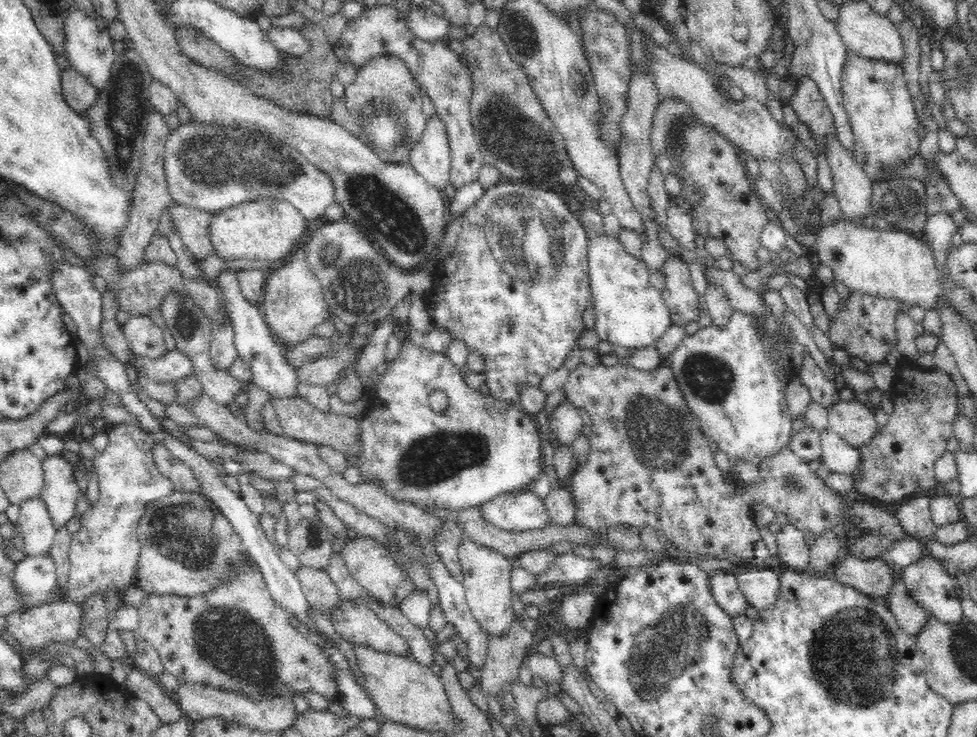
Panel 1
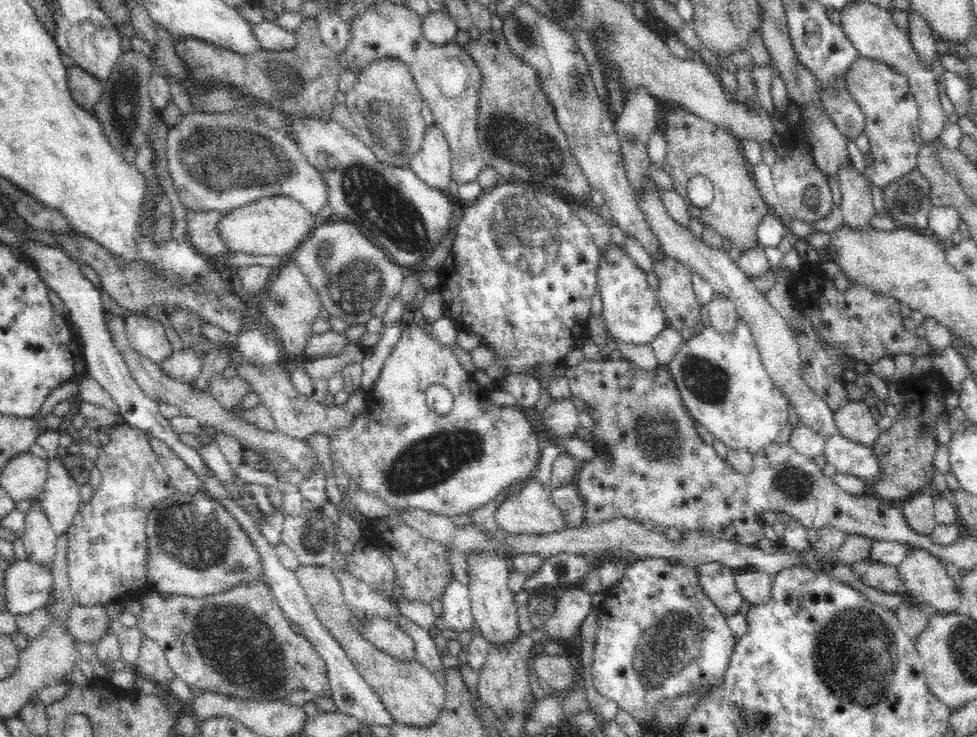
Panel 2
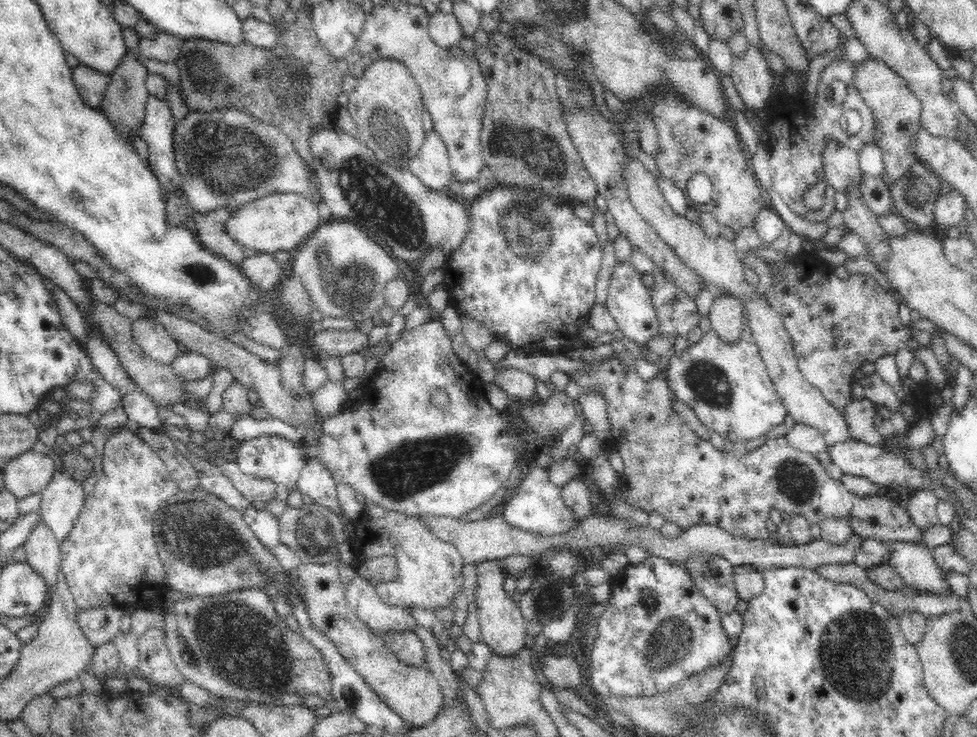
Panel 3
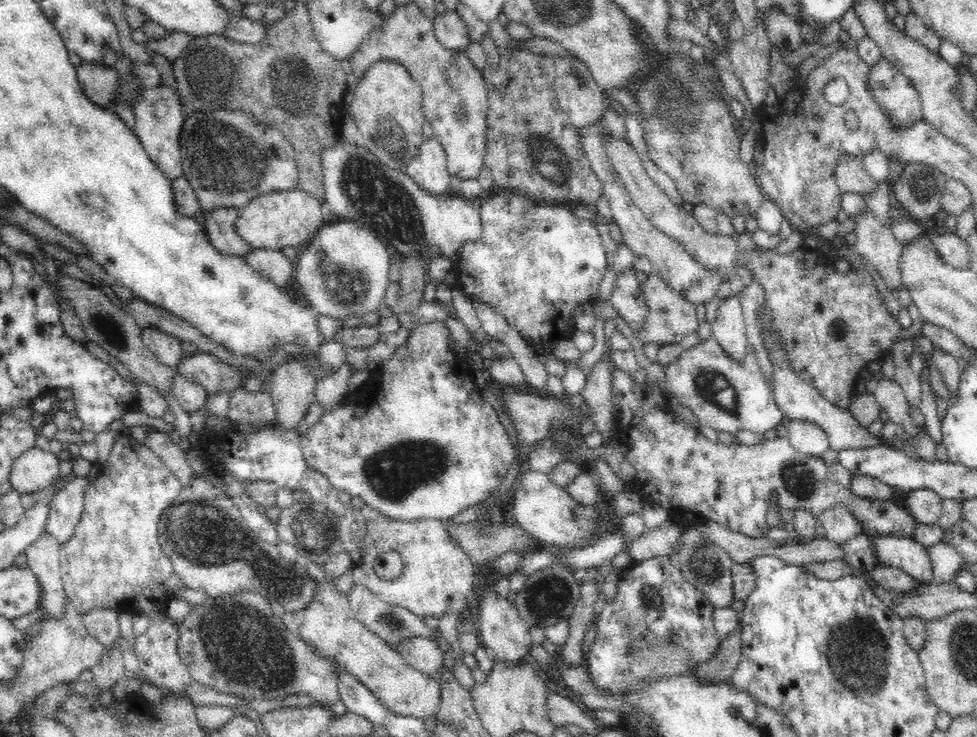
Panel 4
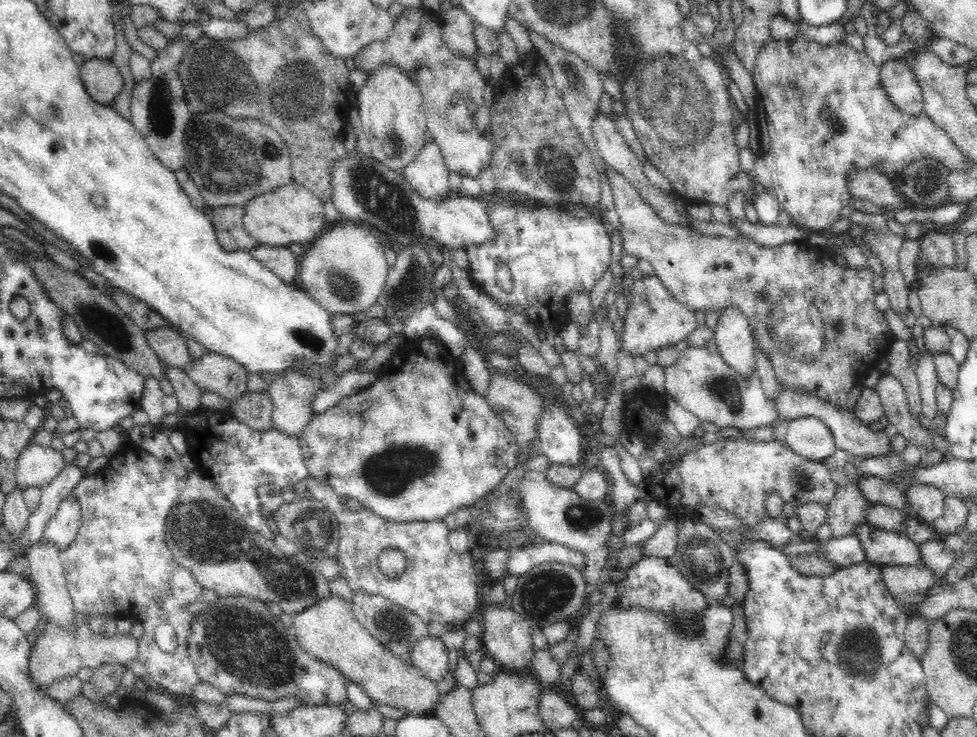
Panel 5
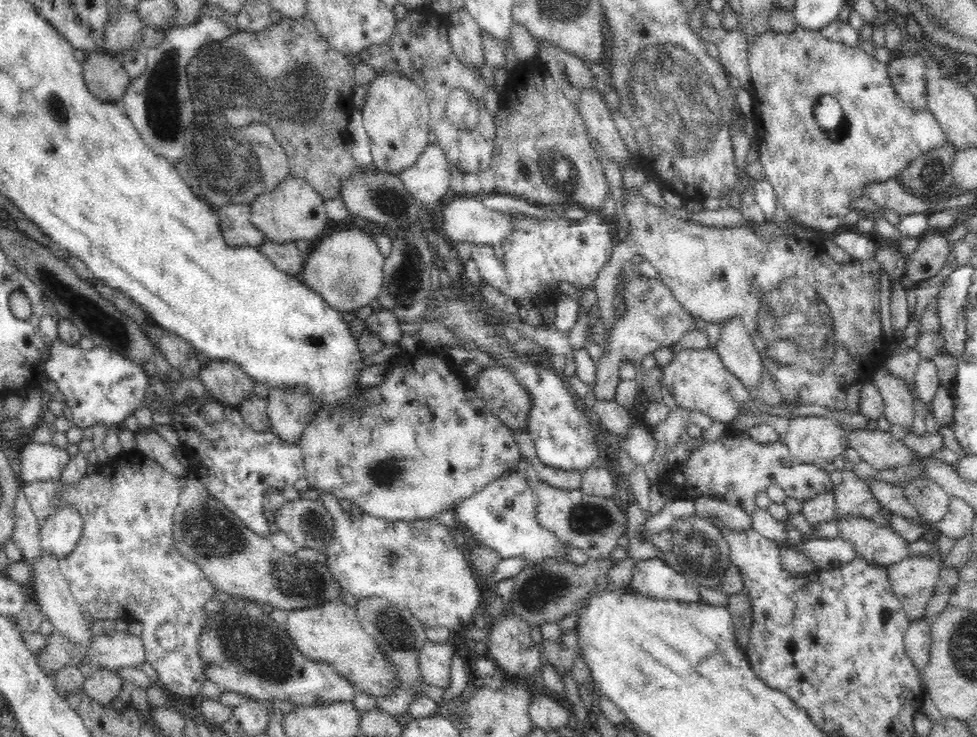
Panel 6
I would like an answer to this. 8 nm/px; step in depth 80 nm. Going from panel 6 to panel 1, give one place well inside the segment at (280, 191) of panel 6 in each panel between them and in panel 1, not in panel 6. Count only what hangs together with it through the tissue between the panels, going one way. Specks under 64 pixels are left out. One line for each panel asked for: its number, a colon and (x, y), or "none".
1: (264, 229)
2: (272, 226)
3: (279, 222)
4: (280, 219)
5: (291, 214)

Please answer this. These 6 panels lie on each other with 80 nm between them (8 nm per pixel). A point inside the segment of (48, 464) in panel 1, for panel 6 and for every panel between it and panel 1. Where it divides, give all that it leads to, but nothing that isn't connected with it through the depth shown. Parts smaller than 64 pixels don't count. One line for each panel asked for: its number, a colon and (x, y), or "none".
2: (60, 498)
3: (62, 500)
4: (67, 504)
5: (61, 530)
6: (60, 533)

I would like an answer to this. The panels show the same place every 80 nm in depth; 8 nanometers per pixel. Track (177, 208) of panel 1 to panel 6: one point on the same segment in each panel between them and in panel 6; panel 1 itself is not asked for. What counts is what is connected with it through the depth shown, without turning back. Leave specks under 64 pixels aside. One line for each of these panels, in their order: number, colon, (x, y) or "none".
2: (202, 230)
3: (211, 227)
4: (221, 223)
5: (228, 222)
6: (236, 223)

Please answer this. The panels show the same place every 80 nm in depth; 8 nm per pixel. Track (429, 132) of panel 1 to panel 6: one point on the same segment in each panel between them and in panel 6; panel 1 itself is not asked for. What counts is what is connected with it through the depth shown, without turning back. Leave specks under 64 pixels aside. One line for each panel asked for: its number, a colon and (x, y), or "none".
2: (432, 164)
3: (431, 166)
4: (428, 169)
5: (428, 175)
6: (427, 181)

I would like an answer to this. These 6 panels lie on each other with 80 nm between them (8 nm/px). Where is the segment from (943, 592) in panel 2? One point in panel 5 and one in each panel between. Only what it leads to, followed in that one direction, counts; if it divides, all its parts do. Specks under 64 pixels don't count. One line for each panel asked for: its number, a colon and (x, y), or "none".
3: (915, 563)
4: (906, 554)
5: (881, 547)

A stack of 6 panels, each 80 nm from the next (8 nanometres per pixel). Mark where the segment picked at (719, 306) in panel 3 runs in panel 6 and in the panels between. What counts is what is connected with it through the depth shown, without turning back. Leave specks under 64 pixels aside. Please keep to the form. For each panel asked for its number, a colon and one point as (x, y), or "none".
4: (729, 328)
5: (733, 334)
6: (734, 346)

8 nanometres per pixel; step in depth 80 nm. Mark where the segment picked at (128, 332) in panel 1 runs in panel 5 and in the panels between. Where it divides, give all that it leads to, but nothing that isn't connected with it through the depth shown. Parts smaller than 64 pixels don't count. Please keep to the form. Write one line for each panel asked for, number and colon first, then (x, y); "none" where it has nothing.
2: (147, 336)
3: (149, 334)
4: (167, 349)
5: (168, 344)

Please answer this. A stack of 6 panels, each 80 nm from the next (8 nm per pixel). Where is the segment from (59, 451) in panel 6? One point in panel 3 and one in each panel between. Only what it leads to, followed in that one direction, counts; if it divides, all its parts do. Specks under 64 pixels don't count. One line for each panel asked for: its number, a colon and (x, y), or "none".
3: (26, 475)
4: (35, 469)
5: (36, 466)

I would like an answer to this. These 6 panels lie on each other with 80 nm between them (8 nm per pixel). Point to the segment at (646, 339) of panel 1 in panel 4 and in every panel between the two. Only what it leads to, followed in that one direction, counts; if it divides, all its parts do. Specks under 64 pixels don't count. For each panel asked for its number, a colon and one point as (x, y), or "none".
2: (629, 305)
3: (629, 302)
4: (625, 298)

